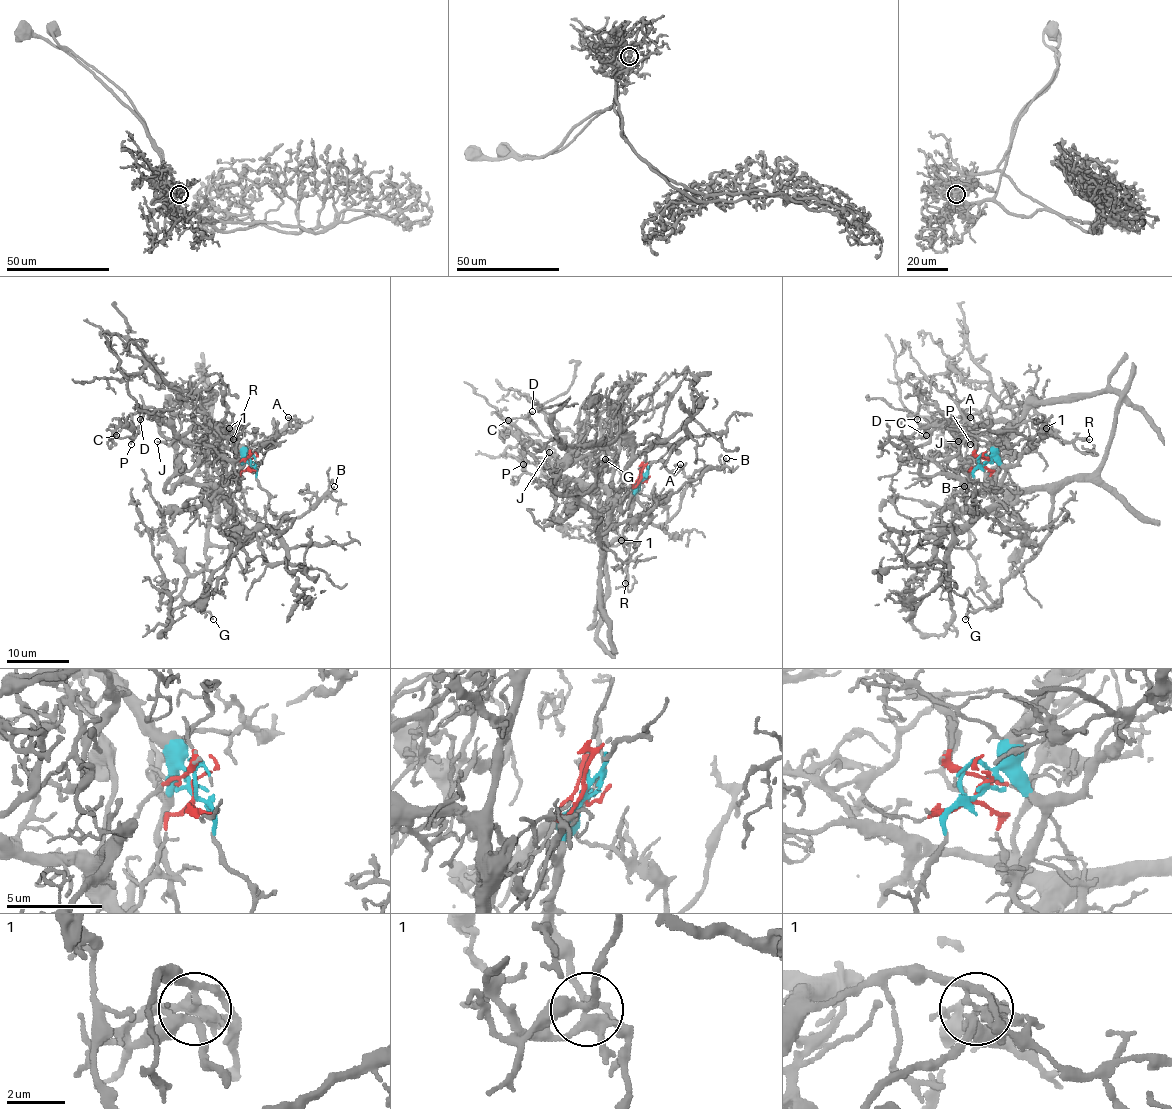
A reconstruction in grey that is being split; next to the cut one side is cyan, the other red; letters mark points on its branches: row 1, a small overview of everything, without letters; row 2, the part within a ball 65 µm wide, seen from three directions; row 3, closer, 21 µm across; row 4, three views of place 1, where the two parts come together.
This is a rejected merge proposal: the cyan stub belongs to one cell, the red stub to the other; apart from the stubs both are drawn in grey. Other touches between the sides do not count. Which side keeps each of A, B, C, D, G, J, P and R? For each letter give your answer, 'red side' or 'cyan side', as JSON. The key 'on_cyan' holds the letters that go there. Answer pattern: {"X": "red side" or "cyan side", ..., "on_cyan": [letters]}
{"A": "cyan side", "B": "red side", "C": "cyan side", "D": "cyan side", "G": "red side", "J": "cyan side", "P": "red side", "R": "cyan side", "on_cyan": ["A", "C", "D", "J", "R"]}

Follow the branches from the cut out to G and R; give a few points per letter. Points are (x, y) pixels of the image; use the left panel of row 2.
G: (250, 463), (247, 458), (238, 463), (213, 491), (207, 563), (187, 579), (181, 596), (202, 607), (213, 619)
R: (250, 463), (236, 458), (238, 449), (229, 429), (232, 424), (236, 430), (236, 440), (233, 440)

